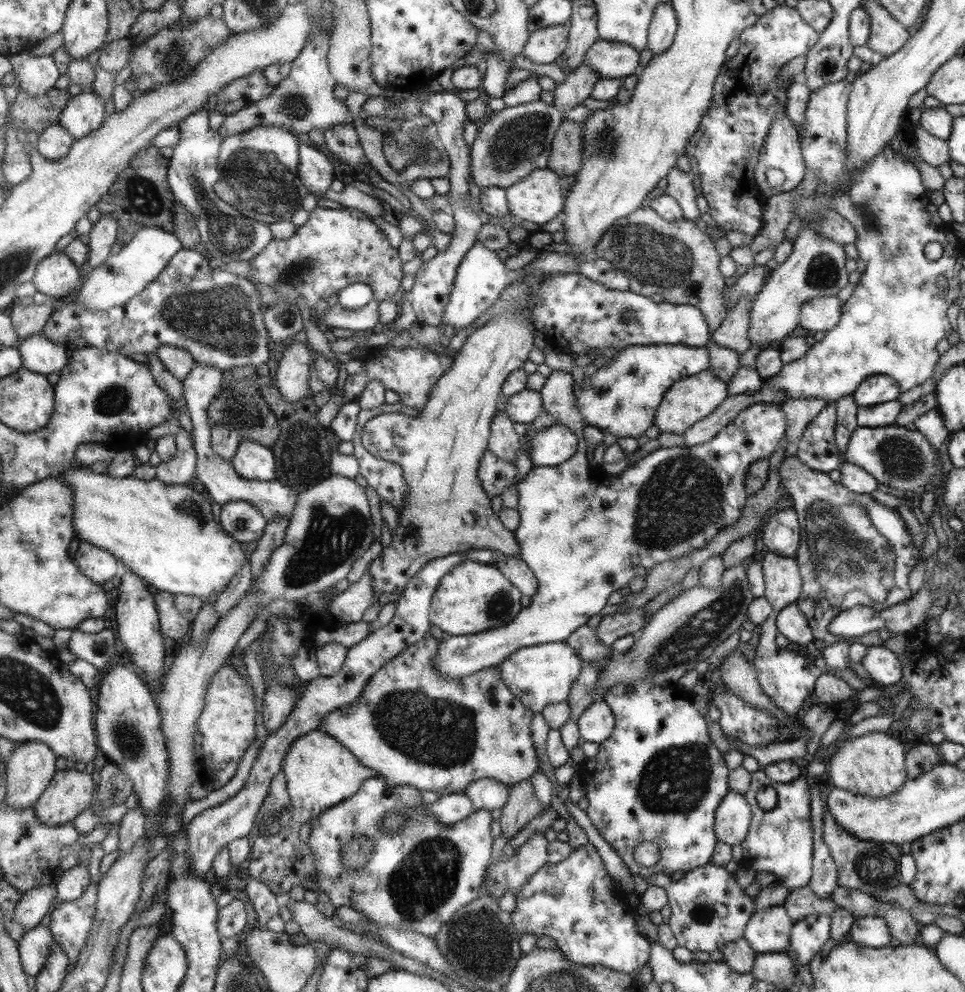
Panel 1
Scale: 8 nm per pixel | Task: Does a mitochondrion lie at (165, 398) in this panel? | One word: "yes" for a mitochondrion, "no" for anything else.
no

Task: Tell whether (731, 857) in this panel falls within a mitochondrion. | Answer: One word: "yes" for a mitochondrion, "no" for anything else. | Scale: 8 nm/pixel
no

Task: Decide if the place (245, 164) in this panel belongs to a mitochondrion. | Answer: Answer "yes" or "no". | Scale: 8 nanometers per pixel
yes

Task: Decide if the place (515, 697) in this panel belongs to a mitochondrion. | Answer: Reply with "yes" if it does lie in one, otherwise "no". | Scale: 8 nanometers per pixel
no

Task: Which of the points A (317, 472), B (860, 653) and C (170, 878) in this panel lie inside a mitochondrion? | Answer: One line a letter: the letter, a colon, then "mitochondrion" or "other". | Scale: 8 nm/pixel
A: mitochondrion
B: other
C: other

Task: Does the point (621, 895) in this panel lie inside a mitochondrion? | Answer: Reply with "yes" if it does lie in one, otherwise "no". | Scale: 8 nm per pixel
no

